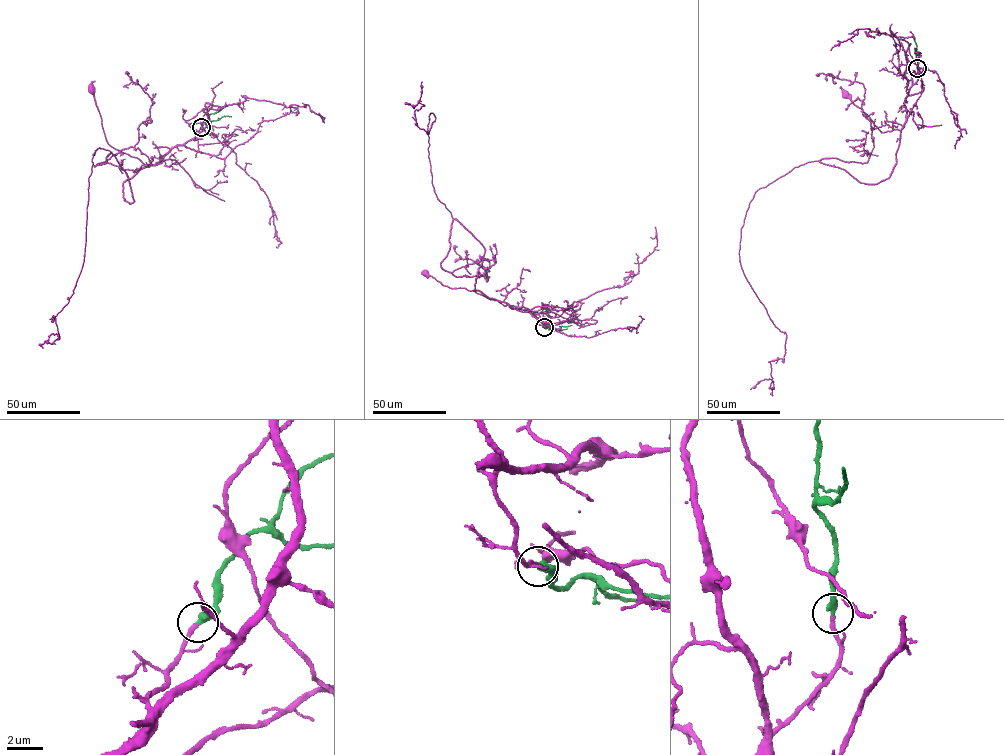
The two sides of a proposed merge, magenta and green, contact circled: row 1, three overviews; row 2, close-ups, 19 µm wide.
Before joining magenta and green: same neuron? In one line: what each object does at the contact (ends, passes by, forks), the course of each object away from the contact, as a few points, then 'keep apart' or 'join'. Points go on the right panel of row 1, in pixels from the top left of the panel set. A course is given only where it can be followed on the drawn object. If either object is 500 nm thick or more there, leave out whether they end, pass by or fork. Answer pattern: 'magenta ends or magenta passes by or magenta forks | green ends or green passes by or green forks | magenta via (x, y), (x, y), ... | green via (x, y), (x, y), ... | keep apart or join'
magenta ends | green ends | magenta via (917, 68), (905, 98), (906, 118), (900, 131), (881, 133), (845, 94) | green via (917, 68), (917, 46), (913, 37) | join

